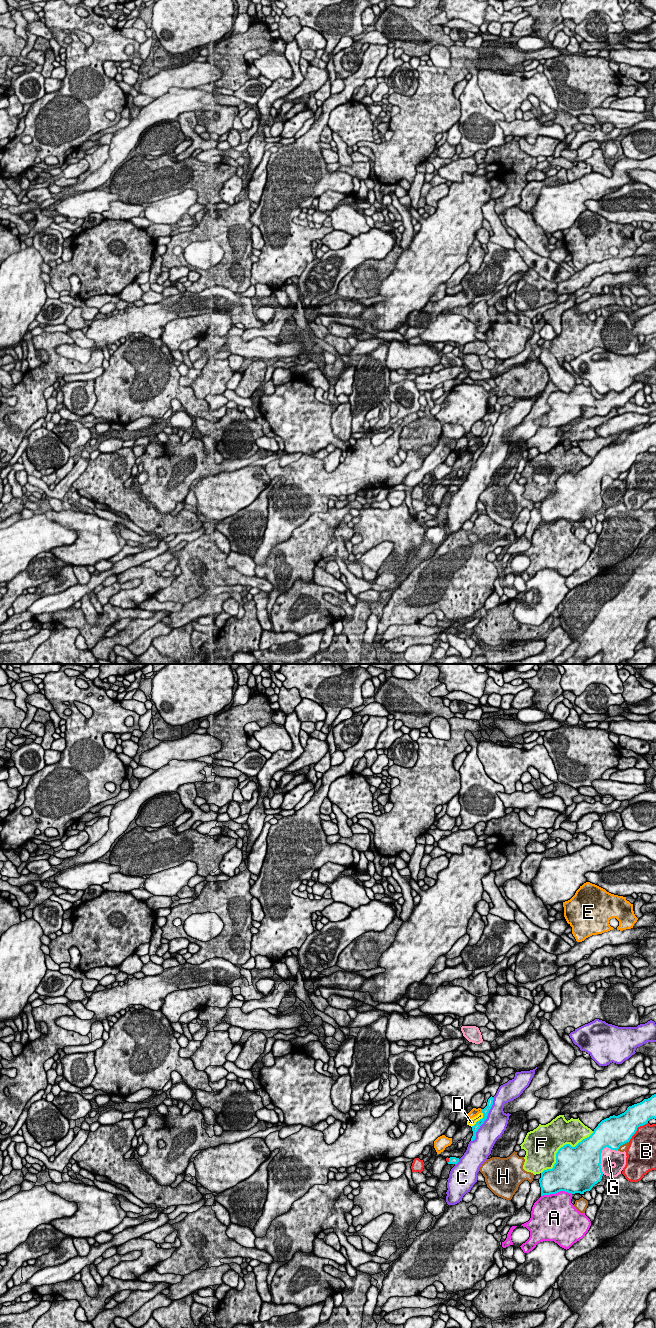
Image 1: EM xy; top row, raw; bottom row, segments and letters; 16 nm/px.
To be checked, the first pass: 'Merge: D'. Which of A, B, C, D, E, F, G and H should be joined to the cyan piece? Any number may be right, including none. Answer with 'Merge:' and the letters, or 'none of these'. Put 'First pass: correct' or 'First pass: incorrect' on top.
First pass: incorrect
Merge: none of these

